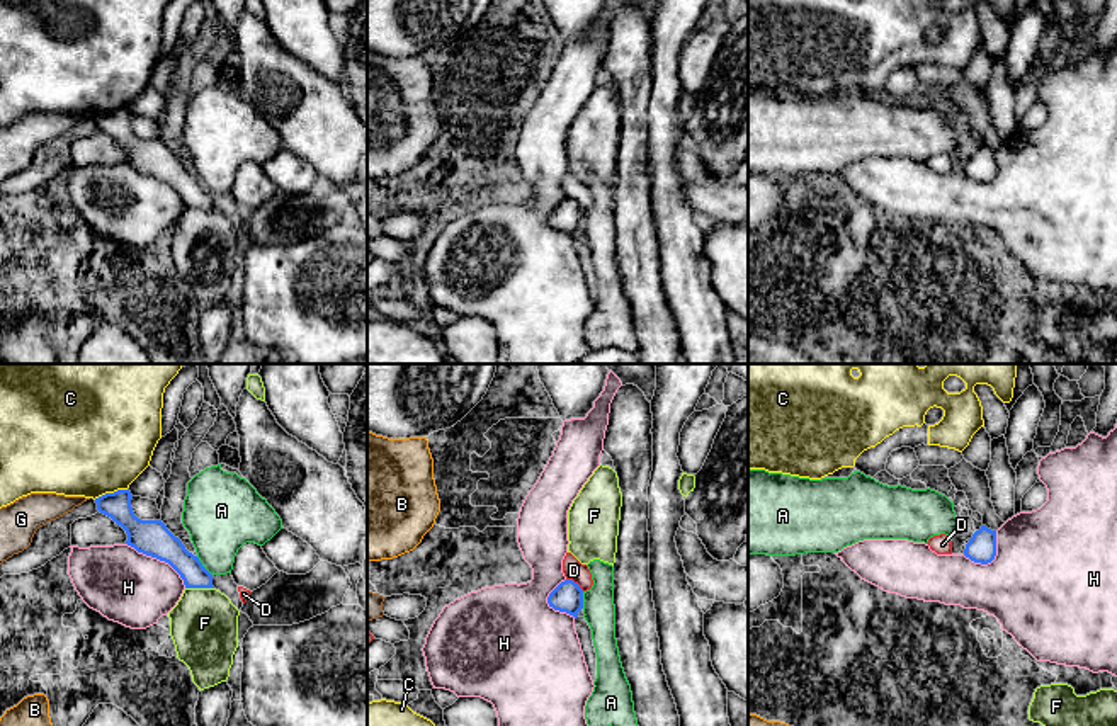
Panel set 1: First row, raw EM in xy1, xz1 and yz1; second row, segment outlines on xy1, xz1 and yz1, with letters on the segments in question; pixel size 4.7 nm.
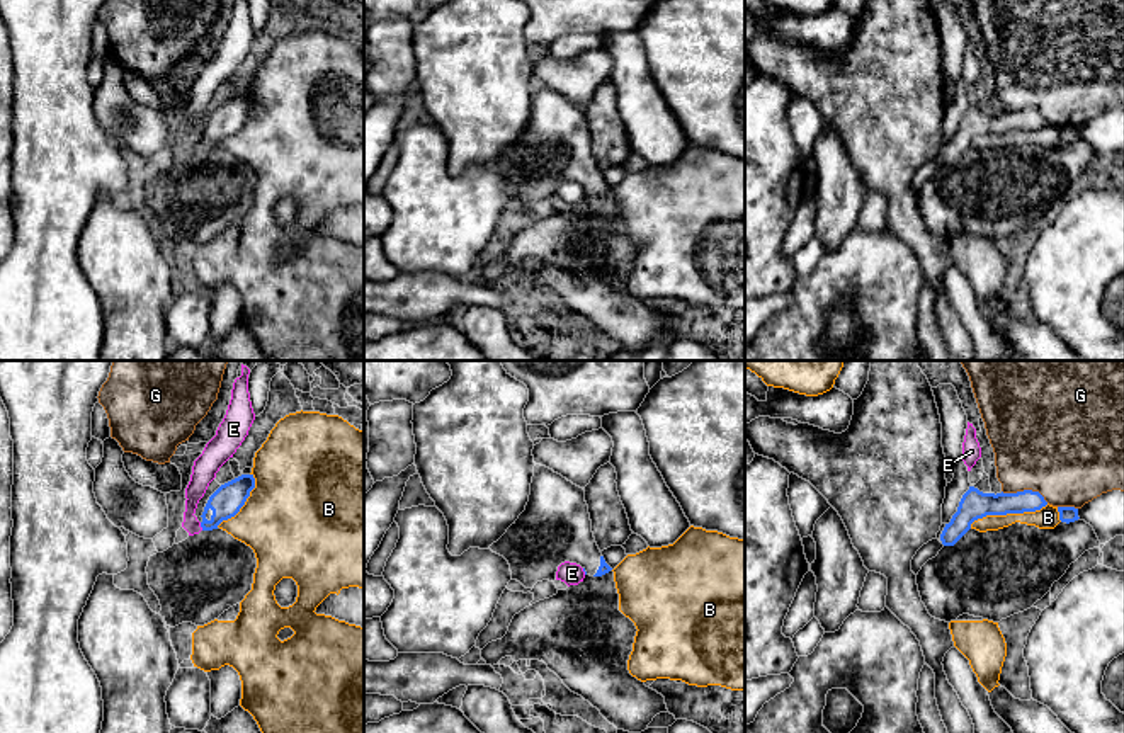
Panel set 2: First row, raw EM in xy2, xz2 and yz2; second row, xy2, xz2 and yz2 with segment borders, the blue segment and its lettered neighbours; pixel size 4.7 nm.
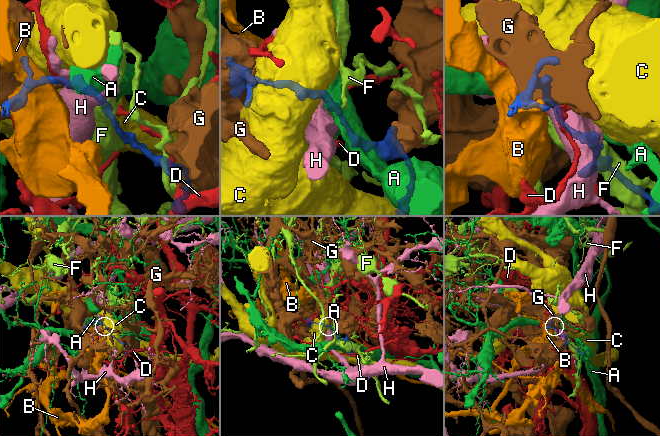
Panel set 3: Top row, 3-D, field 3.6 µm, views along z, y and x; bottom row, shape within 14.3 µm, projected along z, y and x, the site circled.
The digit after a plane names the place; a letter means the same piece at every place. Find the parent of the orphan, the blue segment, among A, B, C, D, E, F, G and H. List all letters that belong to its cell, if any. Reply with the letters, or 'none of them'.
none of them

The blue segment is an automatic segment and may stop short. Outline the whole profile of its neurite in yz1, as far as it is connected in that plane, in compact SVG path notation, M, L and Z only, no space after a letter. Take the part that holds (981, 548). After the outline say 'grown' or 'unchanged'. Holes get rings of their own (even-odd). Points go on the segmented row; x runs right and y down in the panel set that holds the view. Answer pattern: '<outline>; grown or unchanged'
M981 525L966 544L964 556L974 563L991 563L996 556L996 530Z; unchanged

